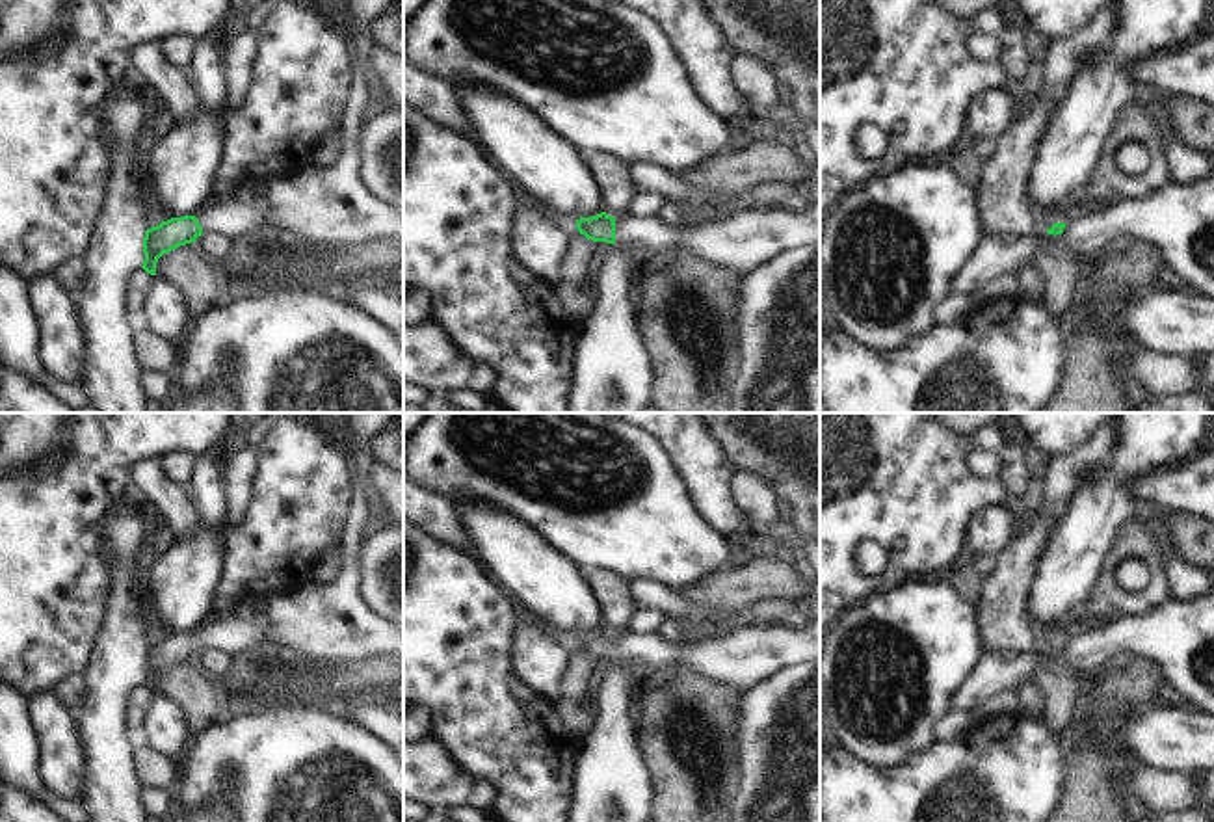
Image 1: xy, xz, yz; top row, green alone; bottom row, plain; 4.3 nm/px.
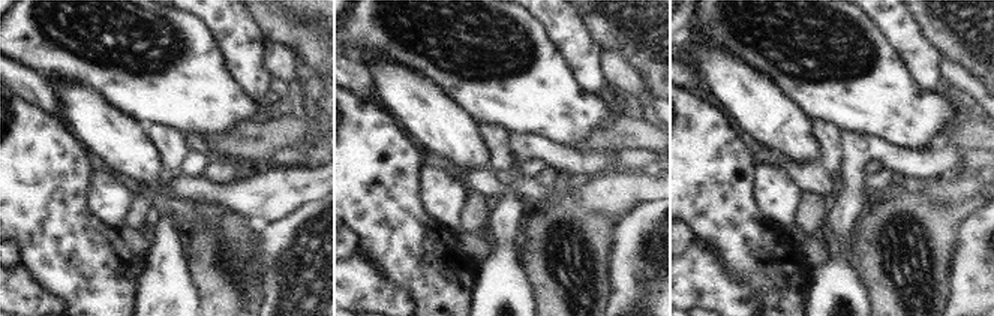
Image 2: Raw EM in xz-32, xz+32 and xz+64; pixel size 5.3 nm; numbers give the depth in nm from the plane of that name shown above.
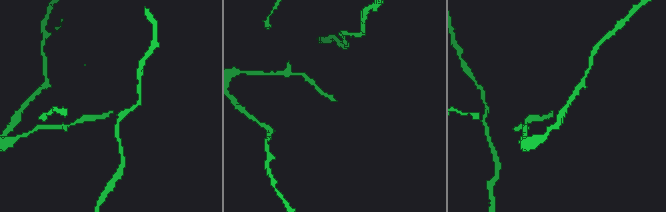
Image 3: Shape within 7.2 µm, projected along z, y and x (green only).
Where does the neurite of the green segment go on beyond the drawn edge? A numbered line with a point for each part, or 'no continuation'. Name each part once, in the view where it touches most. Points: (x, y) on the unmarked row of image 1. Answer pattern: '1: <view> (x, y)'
1: xz (742, 659).

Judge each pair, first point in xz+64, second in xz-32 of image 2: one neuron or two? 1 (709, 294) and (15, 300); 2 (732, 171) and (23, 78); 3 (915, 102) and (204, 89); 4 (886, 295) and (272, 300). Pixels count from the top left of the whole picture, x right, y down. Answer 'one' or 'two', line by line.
1: one
2: two
3: one
4: two

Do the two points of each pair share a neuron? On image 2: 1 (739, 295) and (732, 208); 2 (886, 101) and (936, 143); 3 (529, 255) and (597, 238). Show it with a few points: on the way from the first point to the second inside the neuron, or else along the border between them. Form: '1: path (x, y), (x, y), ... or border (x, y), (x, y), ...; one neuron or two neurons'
1: border (714, 258), (729, 276), (748, 288), (754, 300); two neurons
2: border (954, 119), (919, 149); two neurons
3: path (546, 255), (562, 250), (580, 240); one neuron

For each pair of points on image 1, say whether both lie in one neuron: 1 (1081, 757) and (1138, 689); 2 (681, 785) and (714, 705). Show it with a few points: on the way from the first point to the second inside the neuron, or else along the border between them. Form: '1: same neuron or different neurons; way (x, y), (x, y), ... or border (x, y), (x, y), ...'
1: same neuron; way (1094, 741), (1095, 731), (1121, 705)
2: same neuron; way (672, 755), (664, 718), (677, 702), (685, 702)

